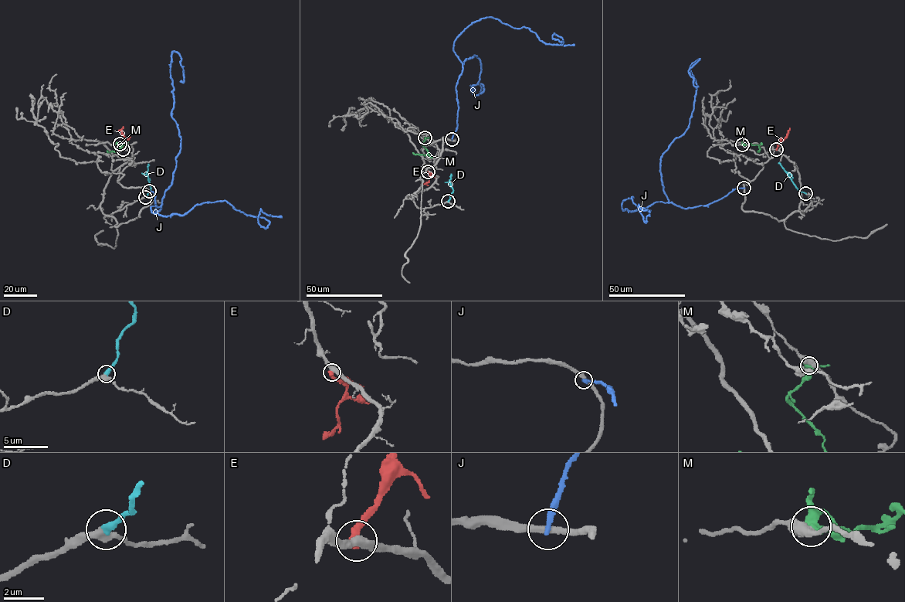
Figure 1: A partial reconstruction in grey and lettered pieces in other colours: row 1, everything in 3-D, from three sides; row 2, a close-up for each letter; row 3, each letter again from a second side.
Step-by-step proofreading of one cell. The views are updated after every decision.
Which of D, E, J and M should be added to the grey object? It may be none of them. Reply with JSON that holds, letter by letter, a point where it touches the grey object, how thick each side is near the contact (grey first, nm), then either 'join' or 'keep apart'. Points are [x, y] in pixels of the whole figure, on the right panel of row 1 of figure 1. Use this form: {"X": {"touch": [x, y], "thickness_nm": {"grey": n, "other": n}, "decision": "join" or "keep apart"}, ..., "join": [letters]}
{"D": {"touch": [805, 193], "thickness_nm": {"grey": 360, "other": 360}, "decision": "join"}, "E": {"touch": [776, 149], "thickness_nm": {"grey": 400, "other": 360}, "decision": "keep apart"}, "J": {"touch": [743, 188], "thickness_nm": {"grey": 320, "other": 280}, "decision": "keep apart"}, "M": {"touch": [742, 144], "thickness_nm": {"grey": 500, "other": 320}, "decision": "keep apart"}, "join": ["D"]}

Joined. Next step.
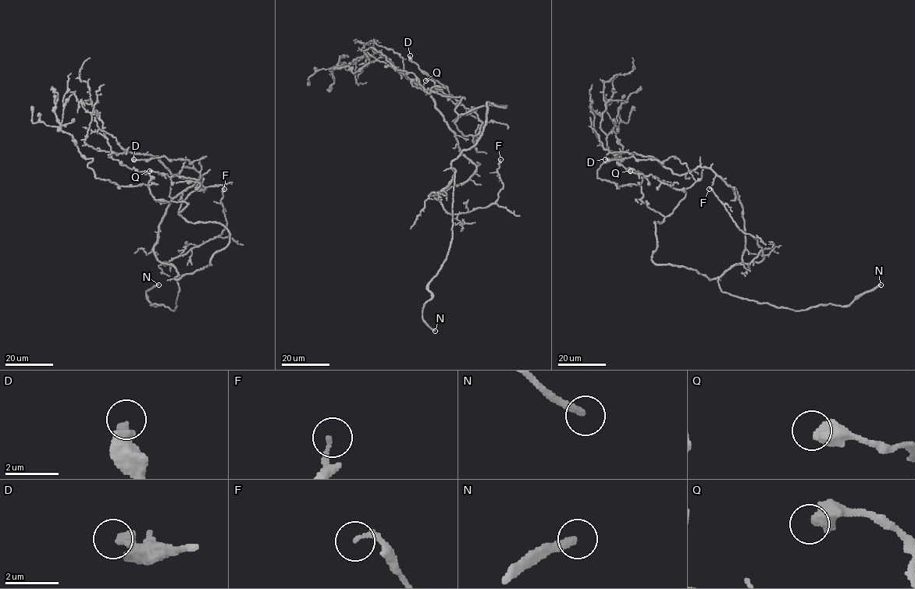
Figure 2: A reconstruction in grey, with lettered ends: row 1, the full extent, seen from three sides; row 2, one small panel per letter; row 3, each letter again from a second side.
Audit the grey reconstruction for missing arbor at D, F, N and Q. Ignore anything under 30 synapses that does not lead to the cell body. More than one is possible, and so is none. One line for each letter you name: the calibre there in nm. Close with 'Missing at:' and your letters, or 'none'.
N: Thickness 280 nm
Missing at: N

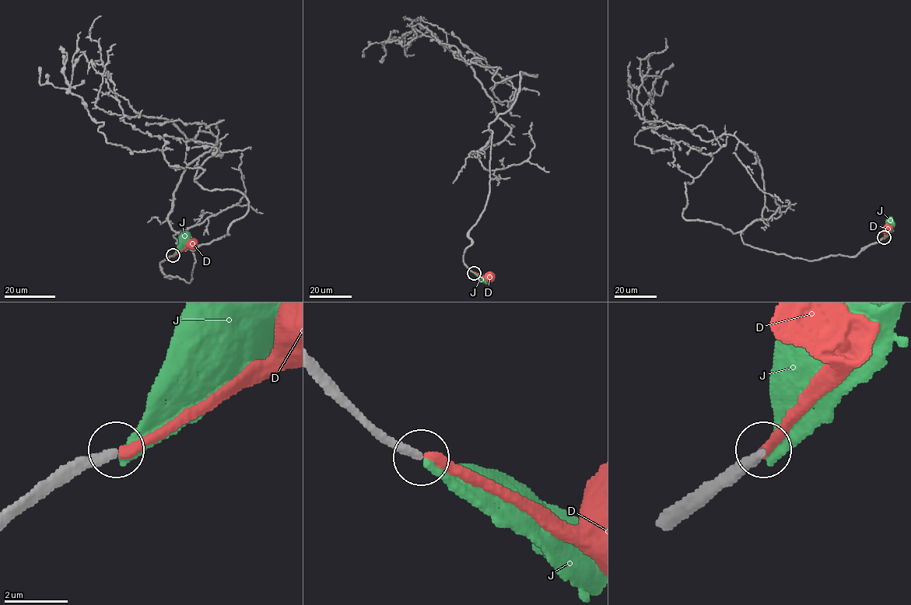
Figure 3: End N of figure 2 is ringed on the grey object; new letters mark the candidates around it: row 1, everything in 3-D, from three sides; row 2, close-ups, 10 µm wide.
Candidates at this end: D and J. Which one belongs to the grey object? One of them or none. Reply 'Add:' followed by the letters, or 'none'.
Add: D

